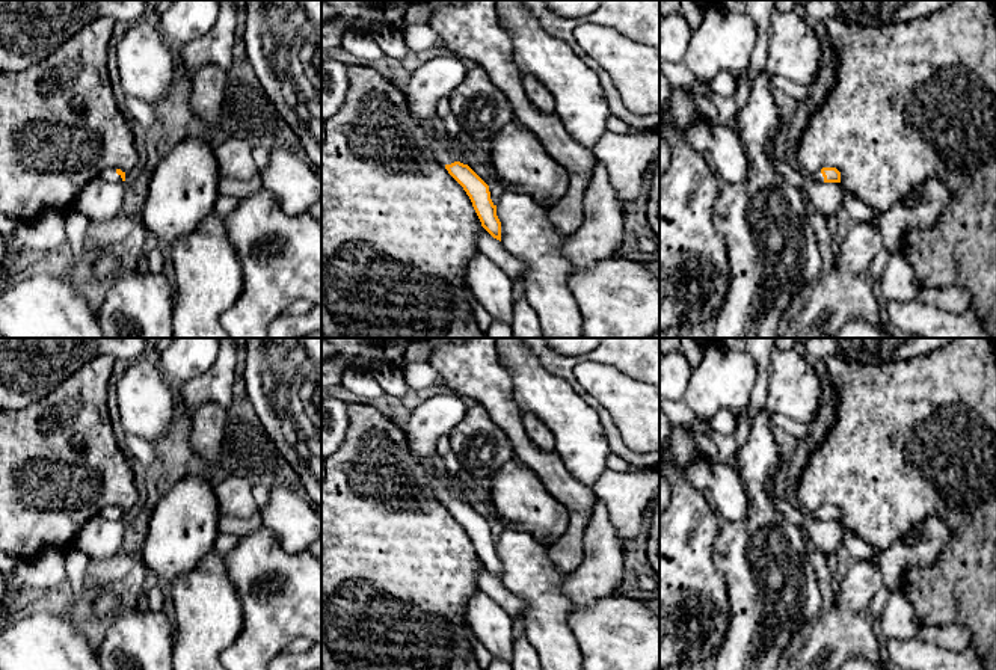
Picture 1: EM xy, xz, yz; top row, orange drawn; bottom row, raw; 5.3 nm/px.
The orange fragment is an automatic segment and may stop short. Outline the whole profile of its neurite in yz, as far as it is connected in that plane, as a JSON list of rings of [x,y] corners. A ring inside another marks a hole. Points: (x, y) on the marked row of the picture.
[[[822,168],[821,171],[809,175],[816,183],[841,183],[841,172],[836,168]]]

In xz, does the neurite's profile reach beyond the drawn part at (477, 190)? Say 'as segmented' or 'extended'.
extended

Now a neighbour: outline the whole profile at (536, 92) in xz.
[[[524,75],[522,86],[528,101],[540,112],[554,112],[554,98],[551,92],[533,75]]]

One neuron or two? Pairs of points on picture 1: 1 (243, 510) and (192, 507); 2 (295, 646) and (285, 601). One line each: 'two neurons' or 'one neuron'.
1: two neurons
2: two neurons

